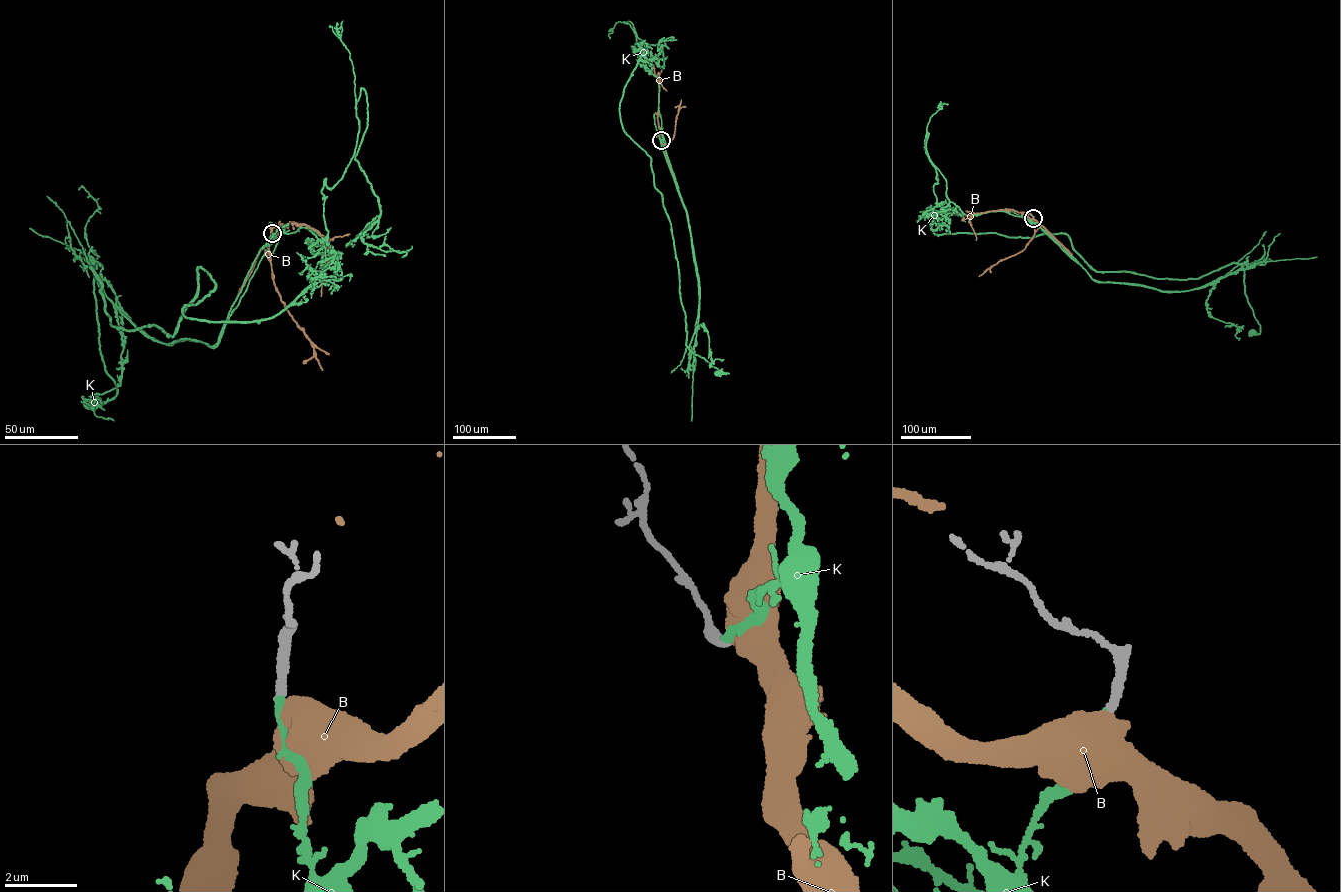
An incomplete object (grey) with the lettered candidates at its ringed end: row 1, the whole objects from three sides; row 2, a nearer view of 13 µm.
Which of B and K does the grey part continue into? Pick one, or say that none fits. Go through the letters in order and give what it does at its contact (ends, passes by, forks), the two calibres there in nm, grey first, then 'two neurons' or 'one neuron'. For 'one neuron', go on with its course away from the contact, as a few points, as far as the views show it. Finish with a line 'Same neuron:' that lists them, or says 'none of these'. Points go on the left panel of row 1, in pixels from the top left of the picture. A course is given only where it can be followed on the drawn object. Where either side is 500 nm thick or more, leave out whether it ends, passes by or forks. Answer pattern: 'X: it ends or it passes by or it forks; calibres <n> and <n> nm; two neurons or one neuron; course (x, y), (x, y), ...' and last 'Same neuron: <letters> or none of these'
B: calibres 280 and 650 nm; two neurons
K: it ends; calibres 280 and 240 nm; one neuron; course (272, 233), (213, 348), (154, 340), (95, 277), (99, 349), (117, 393), (89, 404)
Same neuron: K

